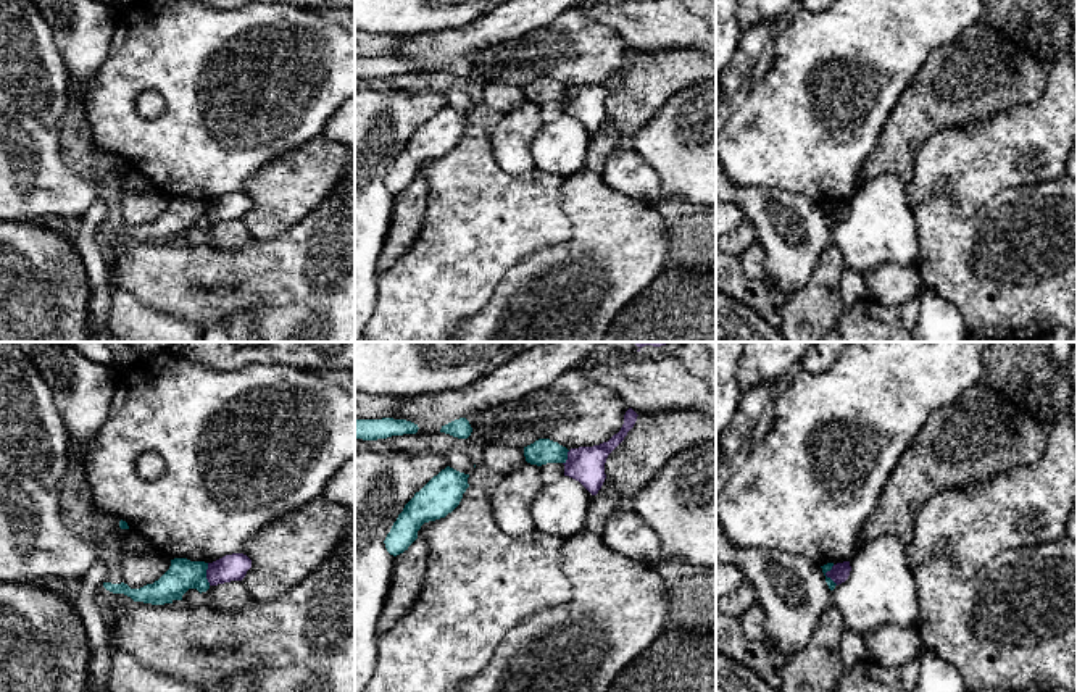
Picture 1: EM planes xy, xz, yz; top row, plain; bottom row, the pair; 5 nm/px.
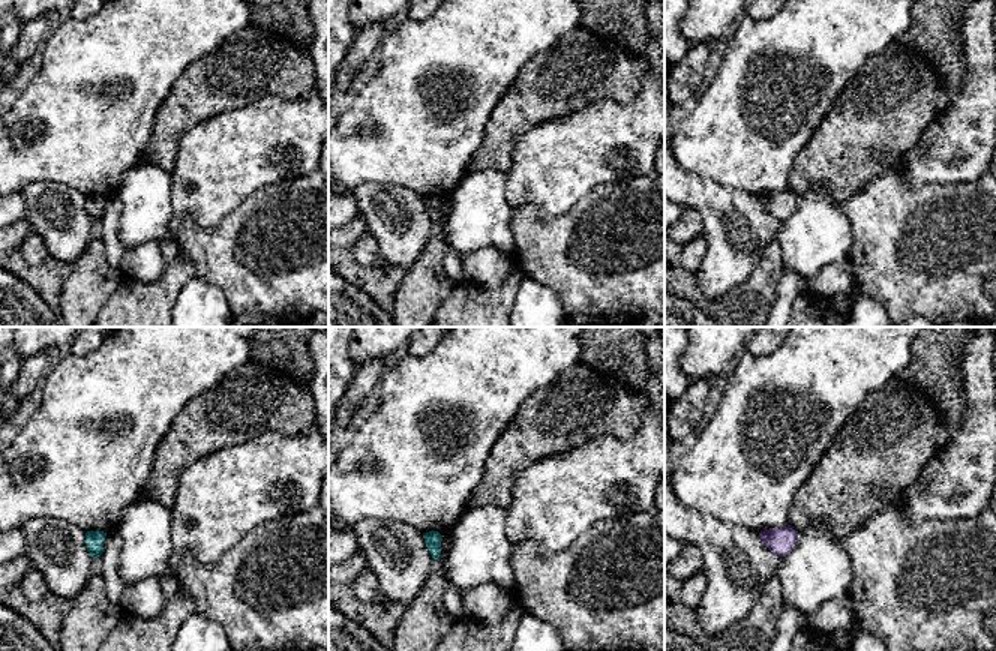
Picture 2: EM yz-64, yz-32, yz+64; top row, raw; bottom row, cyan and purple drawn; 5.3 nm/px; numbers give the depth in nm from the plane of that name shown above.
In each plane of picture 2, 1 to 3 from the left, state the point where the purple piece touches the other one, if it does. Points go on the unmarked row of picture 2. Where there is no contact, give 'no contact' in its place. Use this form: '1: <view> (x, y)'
1: no contact
2: no contact
3: no contact

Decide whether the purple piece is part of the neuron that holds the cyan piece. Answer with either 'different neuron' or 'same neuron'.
different neuron

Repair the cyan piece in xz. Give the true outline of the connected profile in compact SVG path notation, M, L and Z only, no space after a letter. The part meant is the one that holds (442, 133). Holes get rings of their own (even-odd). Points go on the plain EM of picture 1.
M447 105L416 131L384 179L387 190L393 195L403 192L418 177L418 169L424 161L451 152L469 126L468 116L469 113Z

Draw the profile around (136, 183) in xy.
M134 169L126 181L126 187L127 187L127 192L147 192L152 189L148 179Z

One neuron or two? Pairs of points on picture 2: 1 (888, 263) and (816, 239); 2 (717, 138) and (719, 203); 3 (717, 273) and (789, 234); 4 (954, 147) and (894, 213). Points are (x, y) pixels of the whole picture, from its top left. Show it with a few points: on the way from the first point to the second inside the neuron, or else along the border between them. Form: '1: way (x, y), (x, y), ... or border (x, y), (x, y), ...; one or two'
1: border (845, 215), (852, 237), (849, 257); two
2: border (686, 170), (711, 177), (723, 185), (753, 192); two
3: border (783, 221), (774, 239); two
4: border (894, 167), (911, 185), (954, 183); two

